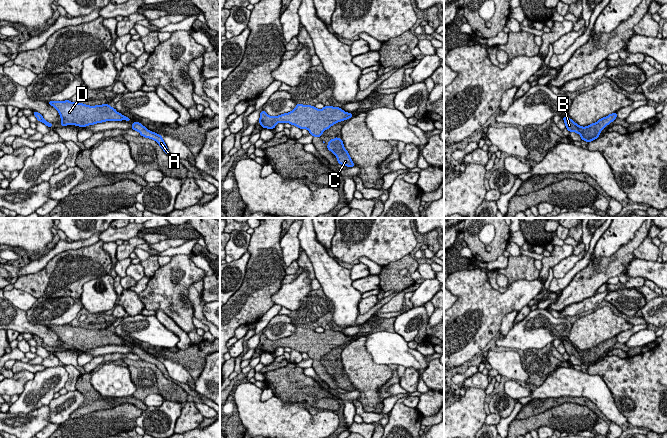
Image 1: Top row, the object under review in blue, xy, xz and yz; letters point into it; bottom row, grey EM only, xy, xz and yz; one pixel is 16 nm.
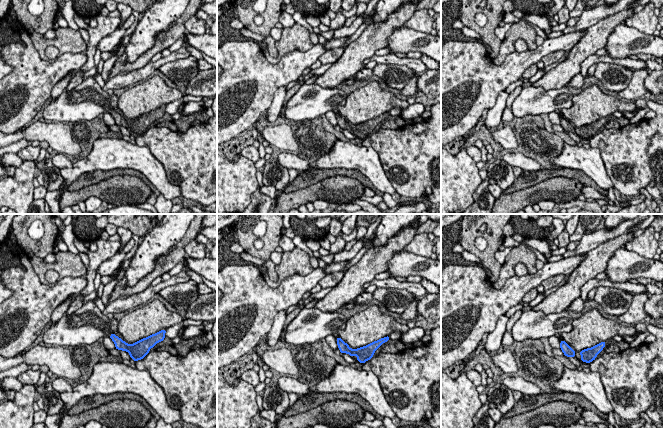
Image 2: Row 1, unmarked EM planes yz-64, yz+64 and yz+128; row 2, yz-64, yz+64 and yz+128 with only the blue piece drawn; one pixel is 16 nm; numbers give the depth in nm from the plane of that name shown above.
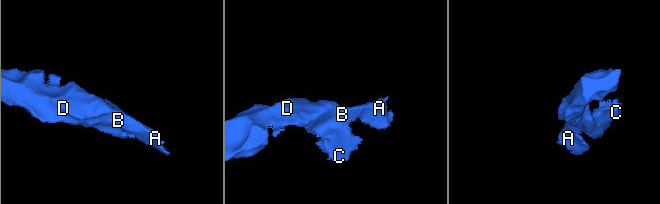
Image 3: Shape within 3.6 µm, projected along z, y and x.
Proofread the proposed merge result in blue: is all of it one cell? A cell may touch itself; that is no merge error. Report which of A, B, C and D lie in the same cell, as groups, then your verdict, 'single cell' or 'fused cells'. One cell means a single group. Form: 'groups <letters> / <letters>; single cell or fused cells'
groups A B C D; single cell

